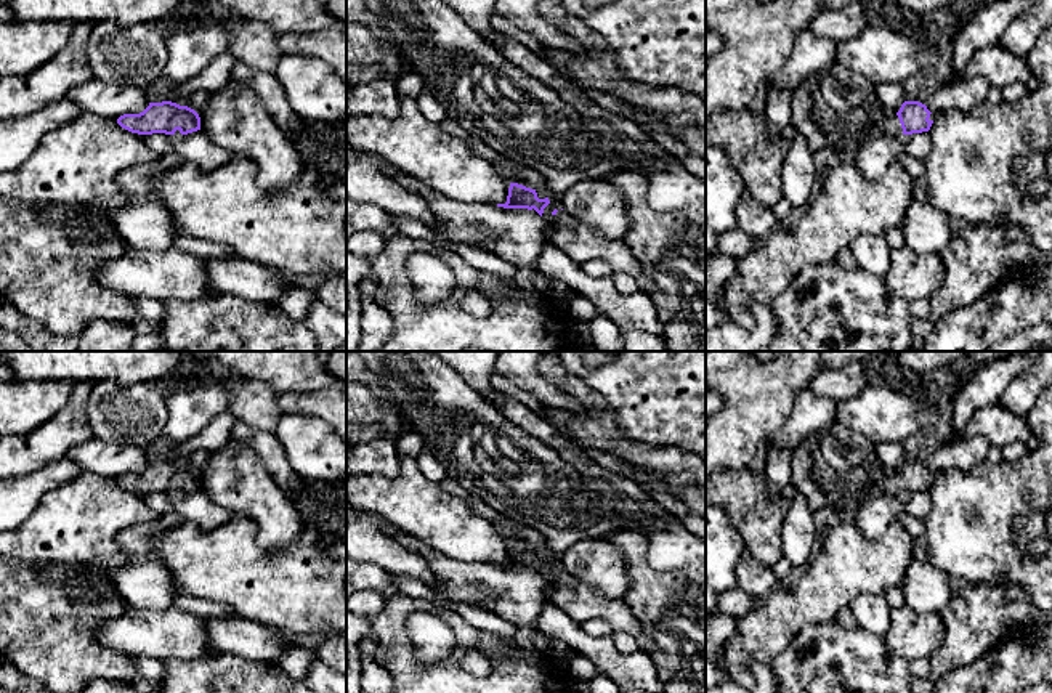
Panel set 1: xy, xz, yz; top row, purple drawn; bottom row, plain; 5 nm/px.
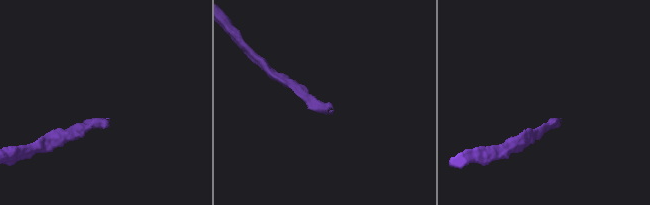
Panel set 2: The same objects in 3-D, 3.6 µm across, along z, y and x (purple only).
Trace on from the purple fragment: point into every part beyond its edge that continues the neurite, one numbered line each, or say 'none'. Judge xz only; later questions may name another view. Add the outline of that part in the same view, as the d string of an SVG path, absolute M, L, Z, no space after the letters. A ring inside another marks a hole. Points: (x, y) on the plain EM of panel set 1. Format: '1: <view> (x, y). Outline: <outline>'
1: xz (581, 602). Outline: M552 563L544 568L542 578L548 584L550 603L561 608L576 622L605 619L614 632L630 634L640 651L653 650L651 640L641 634L633 613L622 598L606 598L597 589Z

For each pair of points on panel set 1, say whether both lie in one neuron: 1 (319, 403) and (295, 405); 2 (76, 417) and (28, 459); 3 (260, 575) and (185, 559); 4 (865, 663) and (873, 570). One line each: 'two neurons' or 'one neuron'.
1: one neuron
2: one neuron
3: one neuron
4: two neurons

